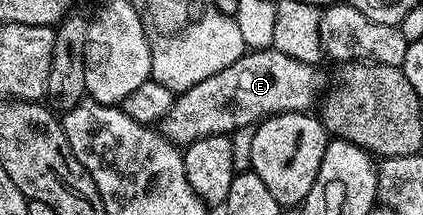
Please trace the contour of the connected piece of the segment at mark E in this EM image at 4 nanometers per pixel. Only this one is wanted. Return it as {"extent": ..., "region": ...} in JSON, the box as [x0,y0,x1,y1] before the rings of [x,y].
{"extent":[158,49,321,145],"region":[[[275,49],[249,50],[241,59],[234,61],[234,65],[226,65],[222,73],[214,73],[214,77],[206,77],[206,81],[198,81],[198,85],[179,92],[172,100],[170,113],[166,113],[166,117],[160,120],[158,130],[168,142],[187,145],[202,137],[231,136],[233,133],[243,132],[270,115],[280,114],[281,111],[307,112],[311,108],[308,106],[317,102],[318,92],[321,90],[320,79],[315,70],[317,68],[313,64],[295,60],[294,57],[288,57],[286,53]]]}

